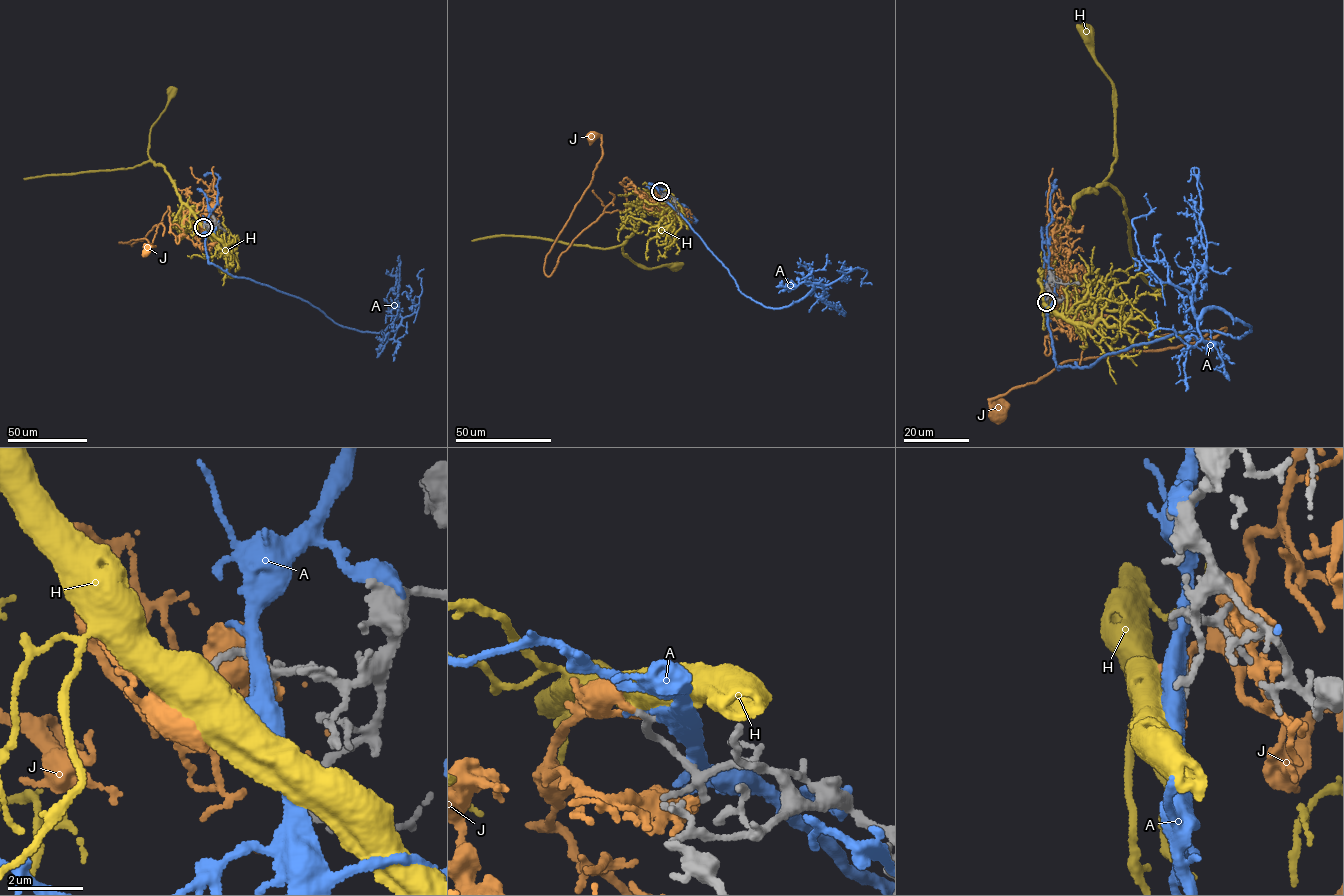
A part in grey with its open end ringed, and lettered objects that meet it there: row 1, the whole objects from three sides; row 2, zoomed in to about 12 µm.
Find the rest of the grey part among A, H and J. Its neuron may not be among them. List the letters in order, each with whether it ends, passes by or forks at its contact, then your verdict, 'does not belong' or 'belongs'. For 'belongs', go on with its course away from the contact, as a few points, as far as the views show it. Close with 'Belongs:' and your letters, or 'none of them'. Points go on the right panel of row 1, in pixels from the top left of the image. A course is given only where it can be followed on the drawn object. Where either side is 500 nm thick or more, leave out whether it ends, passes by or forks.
A: it ends there; does not belong
H: does not belong
J: it ends there; belongs; it runs (1046, 302), (1050, 285), (1053, 319), (1071, 276), (1149, 335), (1225, 328), (1068, 360), (998, 415)
Belongs: J

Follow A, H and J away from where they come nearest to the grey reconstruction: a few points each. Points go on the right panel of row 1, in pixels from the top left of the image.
A: (1046, 301), (1058, 367), (1177, 332), (1250, 331), (1213, 306), (1197, 317), (1206, 248), (1193, 168), (1188, 180)
H: (1046, 301), (1039, 280), (1046, 253), (1074, 199), (1096, 191), (1115, 159), (1113, 90), (1086, 31)
J: (1046, 302), (1050, 285), (1053, 319), (1071, 276), (1149, 335), (1225, 328), (1068, 360), (998, 415)

